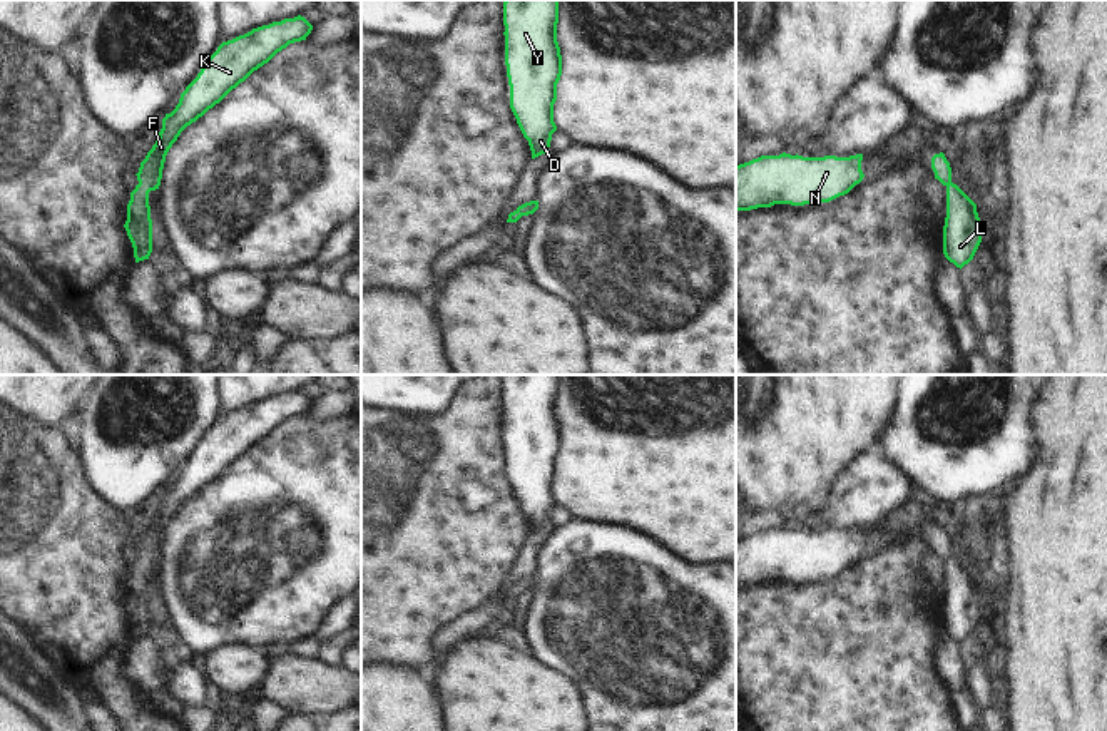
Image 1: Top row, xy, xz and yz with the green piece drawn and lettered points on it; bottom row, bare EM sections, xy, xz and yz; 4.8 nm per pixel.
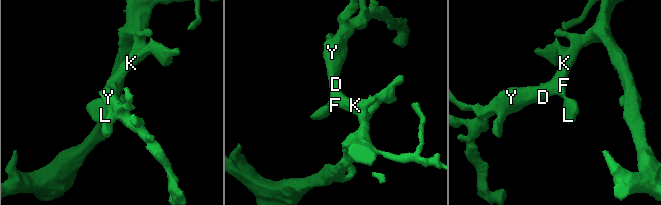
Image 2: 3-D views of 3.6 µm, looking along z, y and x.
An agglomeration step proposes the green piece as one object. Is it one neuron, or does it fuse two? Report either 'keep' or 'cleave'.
keep

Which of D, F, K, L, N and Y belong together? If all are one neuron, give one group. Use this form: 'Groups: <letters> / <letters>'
Groups: D F K L N Y

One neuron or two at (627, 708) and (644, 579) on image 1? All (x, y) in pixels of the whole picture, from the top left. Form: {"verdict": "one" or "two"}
{"verdict": "one"}

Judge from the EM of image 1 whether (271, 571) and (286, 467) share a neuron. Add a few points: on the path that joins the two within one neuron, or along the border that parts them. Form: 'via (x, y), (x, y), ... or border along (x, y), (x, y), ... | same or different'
via (271, 546), (286, 531), (286, 492) | same

